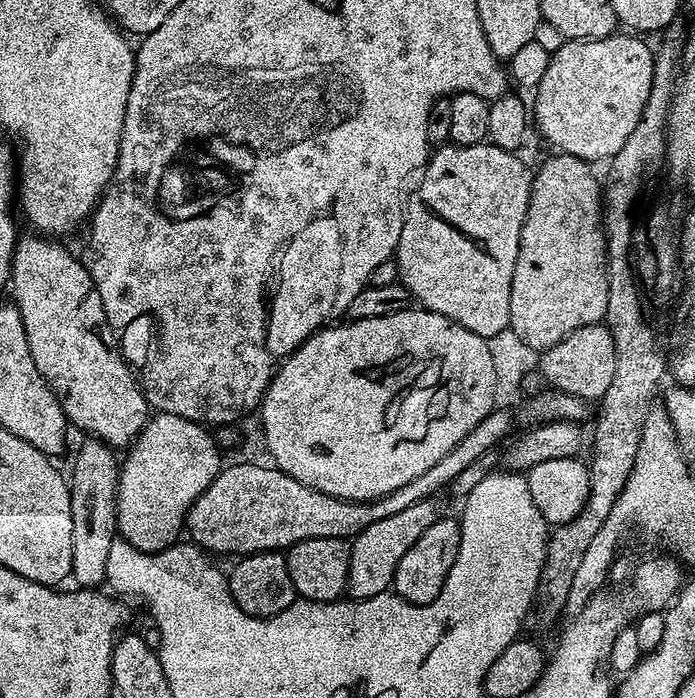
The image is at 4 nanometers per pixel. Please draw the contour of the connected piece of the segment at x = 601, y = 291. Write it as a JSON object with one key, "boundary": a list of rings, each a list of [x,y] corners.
{"boundary":[[[552,154],[549,160],[544,160],[540,164],[540,169],[532,172],[532,189],[530,190],[530,200],[526,210],[526,218],[522,222],[522,234],[520,235],[520,245],[518,246],[518,258],[514,262],[514,274],[512,275],[512,285],[510,286],[510,318],[508,328],[511,329],[518,338],[526,342],[528,346],[535,350],[543,350],[557,344],[566,334],[578,330],[582,326],[599,324],[603,321],[606,312],[606,294],[608,293],[608,283],[606,282],[606,266],[604,265],[604,233],[602,231],[602,184],[596,181],[596,176],[591,172],[589,161],[579,160],[573,156],[563,154]]]}

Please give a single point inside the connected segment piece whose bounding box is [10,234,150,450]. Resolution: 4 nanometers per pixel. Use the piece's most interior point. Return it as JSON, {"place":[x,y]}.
{"place":[74,347]}

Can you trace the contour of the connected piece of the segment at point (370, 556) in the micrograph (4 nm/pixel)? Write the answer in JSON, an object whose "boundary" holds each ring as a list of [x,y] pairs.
{"boundary":[[[429,498],[414,502],[412,506],[402,509],[398,514],[387,515],[378,522],[371,522],[356,536],[351,537],[348,550],[348,580],[346,592],[353,600],[370,598],[374,594],[389,591],[392,575],[406,550],[414,546],[414,542],[422,536],[426,529],[436,520],[441,519],[442,512]]]}

